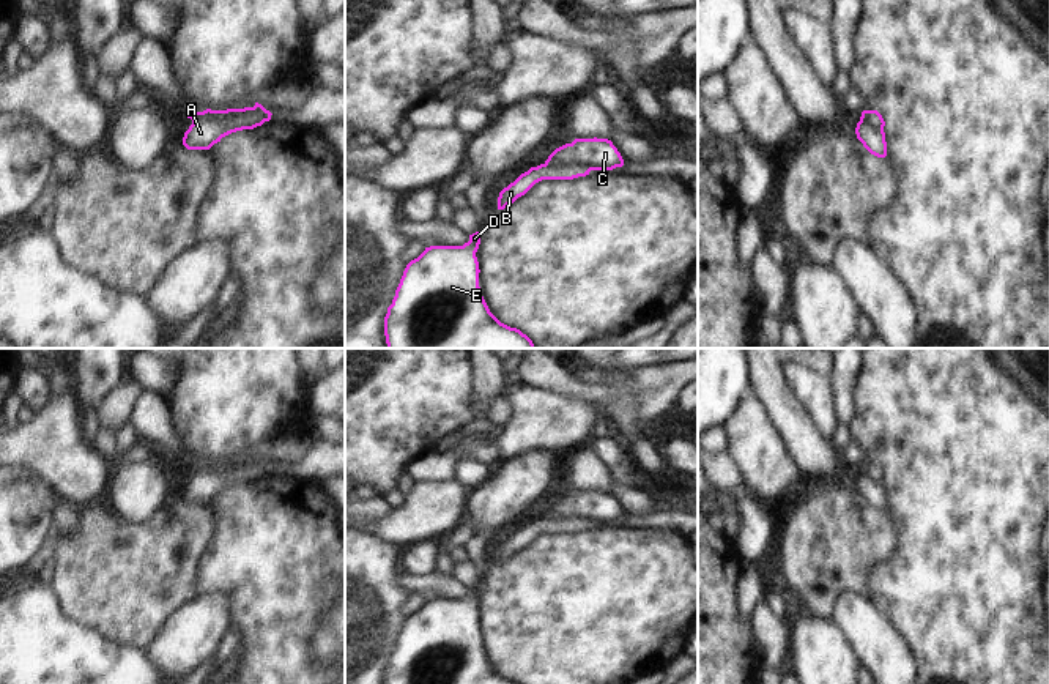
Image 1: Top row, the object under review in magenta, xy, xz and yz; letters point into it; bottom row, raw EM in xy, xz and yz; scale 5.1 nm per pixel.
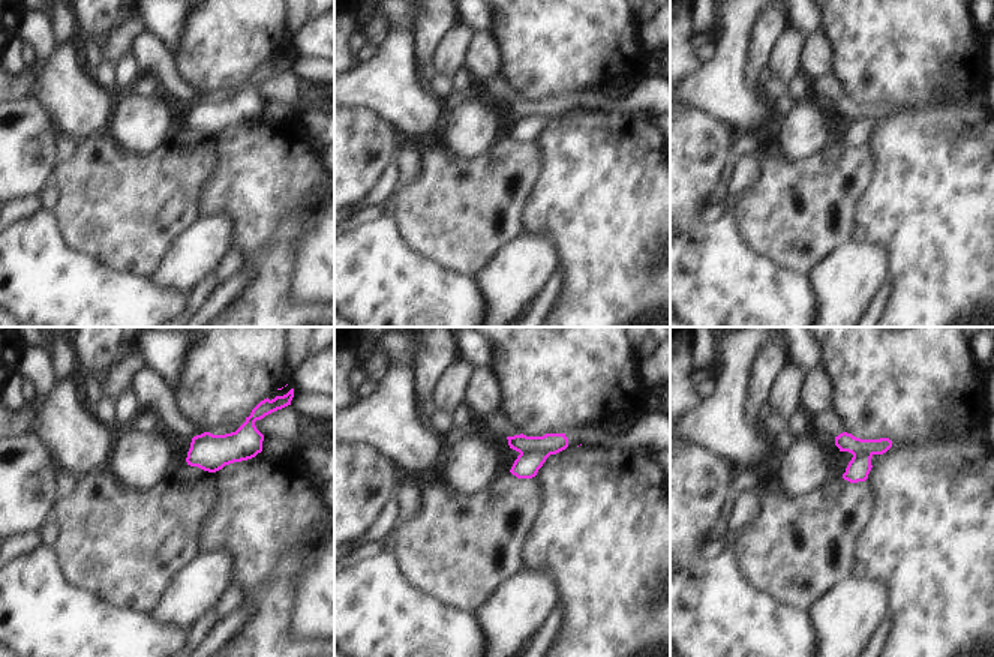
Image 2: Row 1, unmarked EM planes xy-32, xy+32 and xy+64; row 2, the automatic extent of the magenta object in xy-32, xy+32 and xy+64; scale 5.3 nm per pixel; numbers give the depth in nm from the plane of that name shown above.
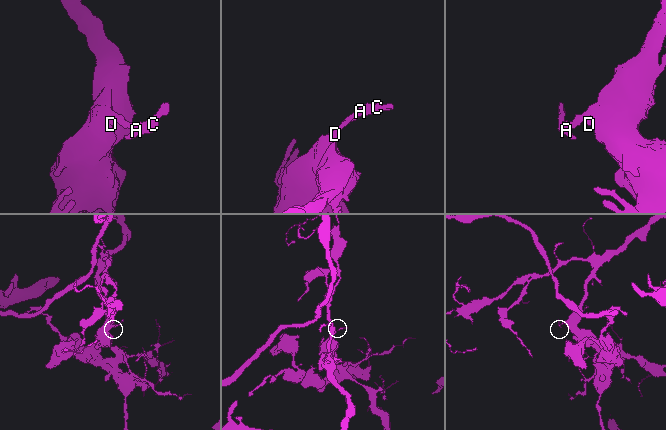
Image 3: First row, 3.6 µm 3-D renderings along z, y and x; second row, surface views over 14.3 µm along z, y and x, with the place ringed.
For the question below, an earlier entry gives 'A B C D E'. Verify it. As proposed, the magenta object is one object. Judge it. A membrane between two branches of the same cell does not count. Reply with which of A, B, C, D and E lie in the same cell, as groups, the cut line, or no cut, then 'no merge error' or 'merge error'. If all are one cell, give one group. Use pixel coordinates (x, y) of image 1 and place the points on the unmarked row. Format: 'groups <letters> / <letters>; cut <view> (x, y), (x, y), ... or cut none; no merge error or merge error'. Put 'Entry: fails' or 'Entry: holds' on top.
Entry: fails
groups A C / B D E; cut xz (545, 516), (553, 519), (591, 517), (600, 522); merge error

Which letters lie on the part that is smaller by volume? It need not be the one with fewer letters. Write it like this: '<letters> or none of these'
A, C

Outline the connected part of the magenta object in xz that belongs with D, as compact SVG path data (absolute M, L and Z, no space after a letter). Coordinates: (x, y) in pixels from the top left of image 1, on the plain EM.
M479 585L463 599L430 599L411 613L384 670L384 684L520 684L501 676L479 640Z

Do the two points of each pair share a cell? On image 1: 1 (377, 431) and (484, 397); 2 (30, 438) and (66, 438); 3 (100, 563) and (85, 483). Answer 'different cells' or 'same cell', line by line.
1: different cells
2: same cell
3: different cells

